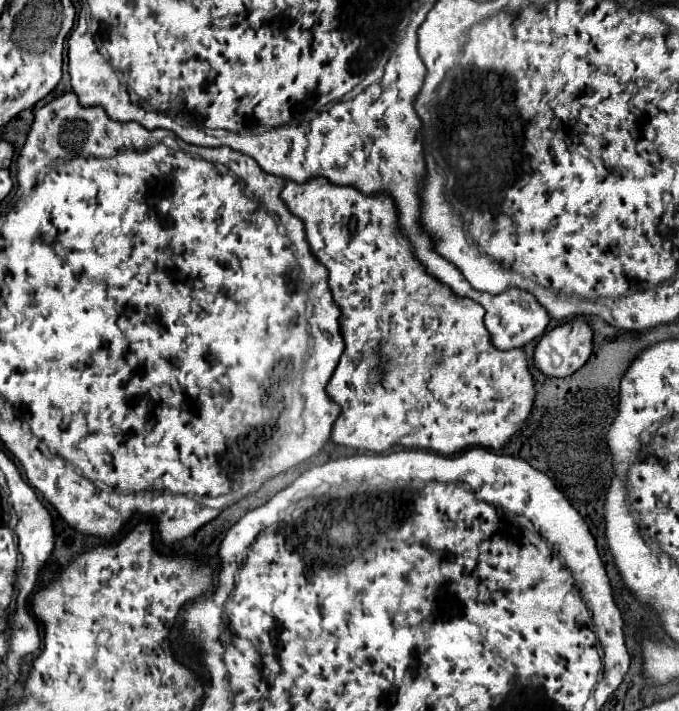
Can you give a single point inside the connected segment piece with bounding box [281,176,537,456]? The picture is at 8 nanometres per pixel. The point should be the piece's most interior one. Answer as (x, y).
(444, 388)

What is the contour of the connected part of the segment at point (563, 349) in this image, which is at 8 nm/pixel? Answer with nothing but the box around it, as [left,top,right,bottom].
[535,318,593,378]

